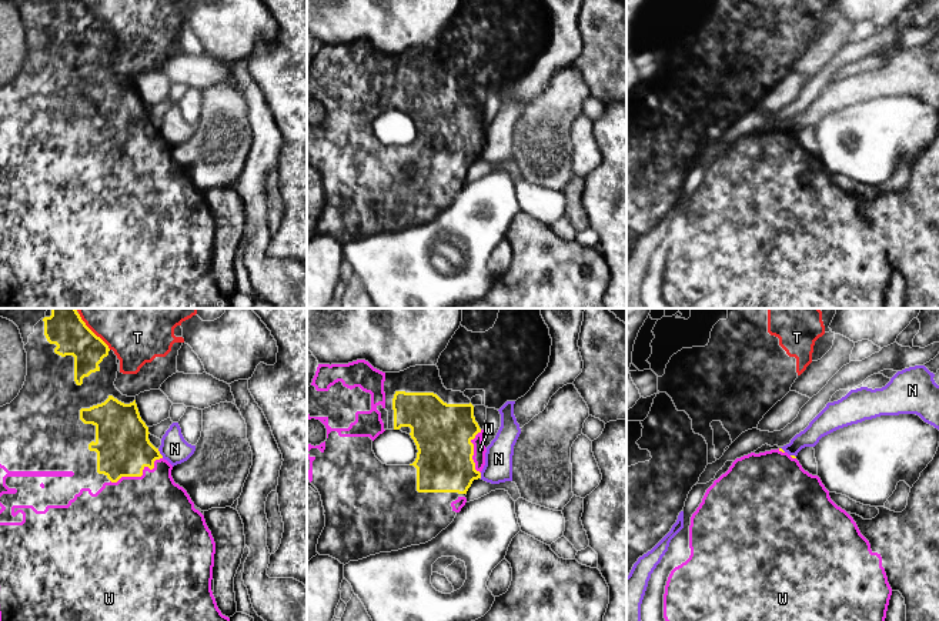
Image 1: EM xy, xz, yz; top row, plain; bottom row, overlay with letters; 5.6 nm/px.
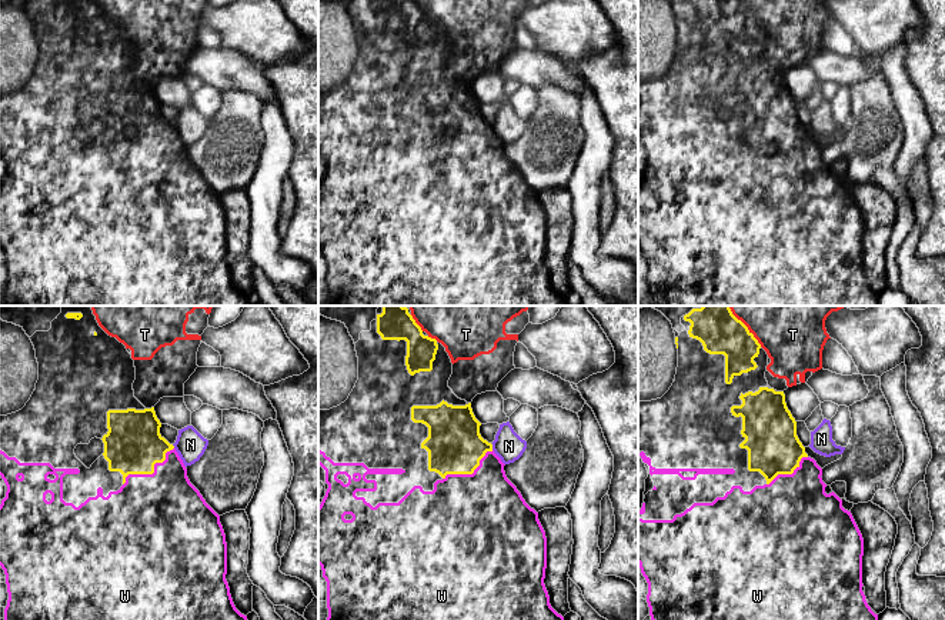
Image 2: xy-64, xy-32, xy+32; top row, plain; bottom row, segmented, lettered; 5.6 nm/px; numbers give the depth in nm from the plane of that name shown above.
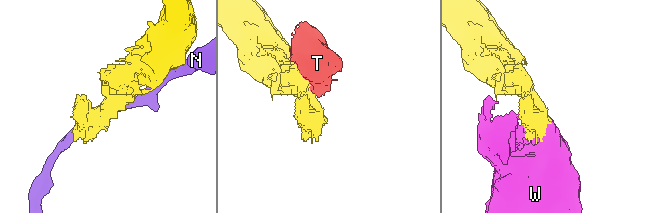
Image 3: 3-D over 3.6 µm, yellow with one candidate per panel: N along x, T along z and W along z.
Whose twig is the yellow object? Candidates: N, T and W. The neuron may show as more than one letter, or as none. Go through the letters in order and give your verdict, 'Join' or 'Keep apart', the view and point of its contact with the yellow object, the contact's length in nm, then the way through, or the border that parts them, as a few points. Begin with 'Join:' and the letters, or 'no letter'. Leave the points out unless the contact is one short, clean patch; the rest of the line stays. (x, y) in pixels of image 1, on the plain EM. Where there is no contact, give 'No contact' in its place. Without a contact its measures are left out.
Join: W
N: Keep apart. Touches yellow at xy (159, 133). Shared border 70 nm. Boundary: xy (157, 129), (163, 137)
T: Keep apart. Touches yellow at xy (94, 14). Shared border 240 nm
W: Join. Touches yellow at xy (139, 156). Shared border 320 nm

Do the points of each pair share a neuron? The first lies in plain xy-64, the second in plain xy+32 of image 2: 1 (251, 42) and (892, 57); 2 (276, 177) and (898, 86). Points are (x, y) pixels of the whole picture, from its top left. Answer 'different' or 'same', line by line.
1: different
2: same

